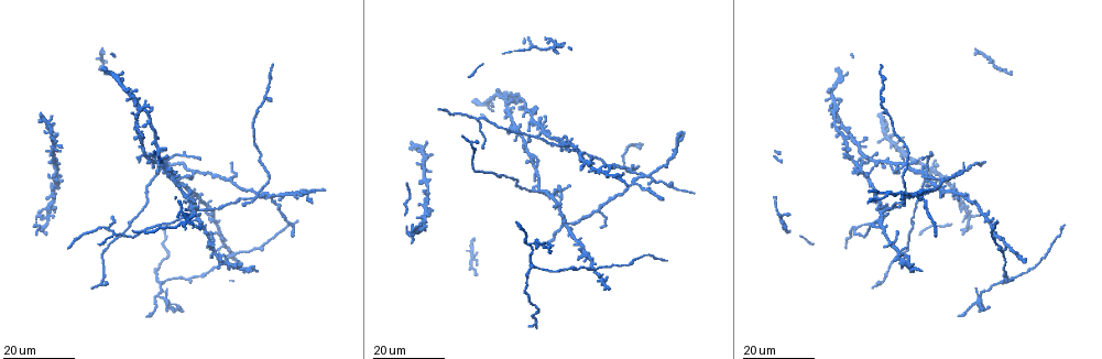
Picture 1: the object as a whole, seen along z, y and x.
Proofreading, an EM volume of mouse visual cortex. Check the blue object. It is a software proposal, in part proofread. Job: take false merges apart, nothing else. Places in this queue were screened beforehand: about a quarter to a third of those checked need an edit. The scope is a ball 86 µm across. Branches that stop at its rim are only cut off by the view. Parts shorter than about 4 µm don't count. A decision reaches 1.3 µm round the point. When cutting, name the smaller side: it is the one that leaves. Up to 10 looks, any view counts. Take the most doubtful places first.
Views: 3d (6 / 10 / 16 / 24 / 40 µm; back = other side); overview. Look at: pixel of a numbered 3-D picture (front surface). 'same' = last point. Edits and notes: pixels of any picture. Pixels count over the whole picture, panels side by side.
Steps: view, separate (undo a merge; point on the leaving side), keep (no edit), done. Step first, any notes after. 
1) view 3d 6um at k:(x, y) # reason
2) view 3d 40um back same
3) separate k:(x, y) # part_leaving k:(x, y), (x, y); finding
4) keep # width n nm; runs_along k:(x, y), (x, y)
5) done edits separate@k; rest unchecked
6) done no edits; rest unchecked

view 3d 24um at 1:(529, 245) # three arms meet

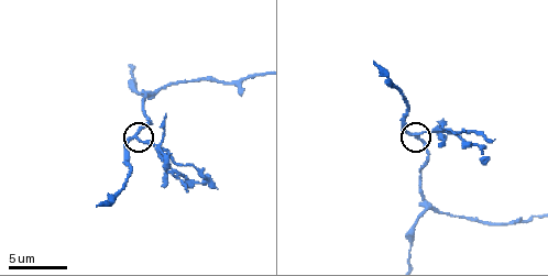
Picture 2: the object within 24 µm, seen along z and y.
view 3d 6um at 2:(413, 135)

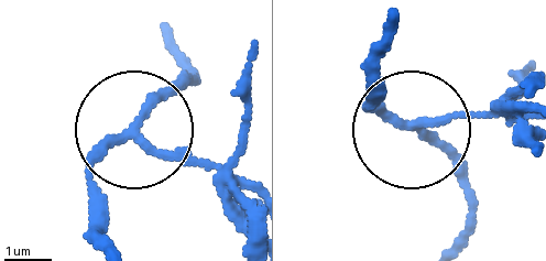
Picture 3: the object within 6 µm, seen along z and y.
separate 3:(200, 165) # arms 3; part_leaving 3:(414, 129), (528, 106); two neurons meet here

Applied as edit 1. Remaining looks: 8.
view 3d 24um at 1:(530, 192) # three-way junction

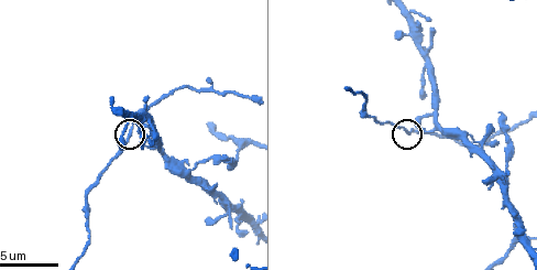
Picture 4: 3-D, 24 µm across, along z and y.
view 3d 6um at 4:(131, 129) # closer look

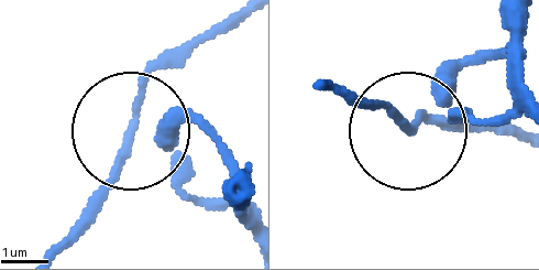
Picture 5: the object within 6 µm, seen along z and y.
keep # arms 3; continuous, no second neuron

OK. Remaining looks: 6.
view 3d 24um at 1:(833, 120) # four-way junction

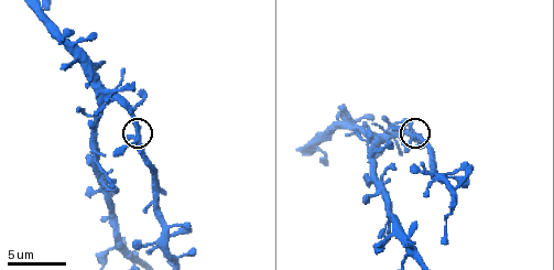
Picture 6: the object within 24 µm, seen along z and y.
view 3d 10um at 6:(411, 132) # closer look

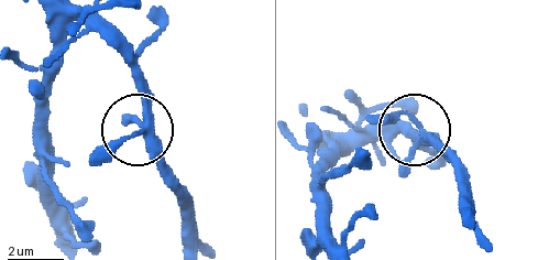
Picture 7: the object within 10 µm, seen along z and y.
keep # arms 4; one neuron here

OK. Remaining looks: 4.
view 3d 16um at 1:(275, 195) # side arm on a straight run

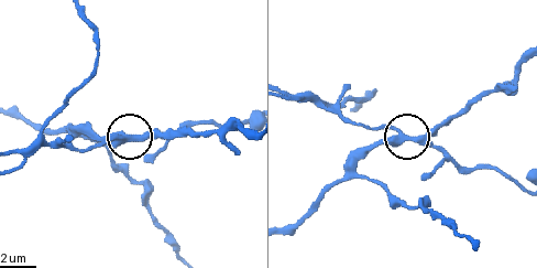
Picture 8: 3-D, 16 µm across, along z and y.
view 3d 6um at 8:(404, 138)

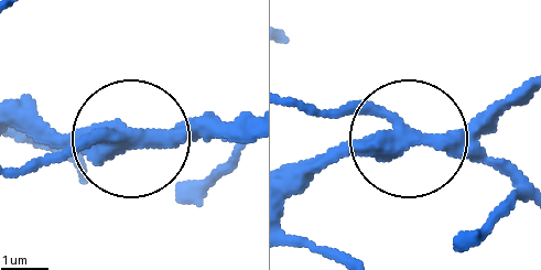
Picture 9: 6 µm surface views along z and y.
separate 9:(213, 129) # arms 3; part_leaving 9:(140, 132), (13, 125); a second neuron is stuck on

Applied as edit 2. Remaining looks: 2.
view 3d 24um at 1:(626, 169) # three arms meet

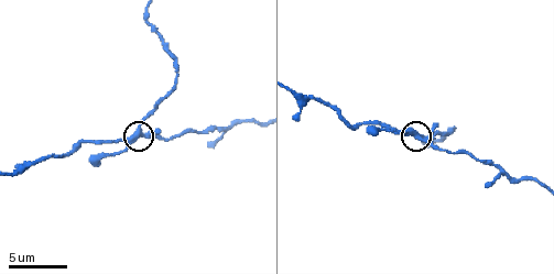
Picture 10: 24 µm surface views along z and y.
view 3d 10um at 10:(415, 134) # closer look

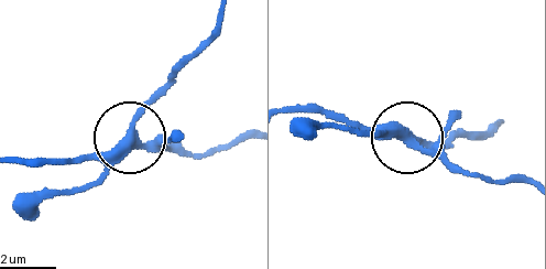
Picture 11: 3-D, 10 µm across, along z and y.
keep # width 290 nm; runs_along 11:(14, 160), (78, 160), (135, 139), (183, 147); one neuron here

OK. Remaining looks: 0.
done edits separate@3, separate@9; rest unchecked

